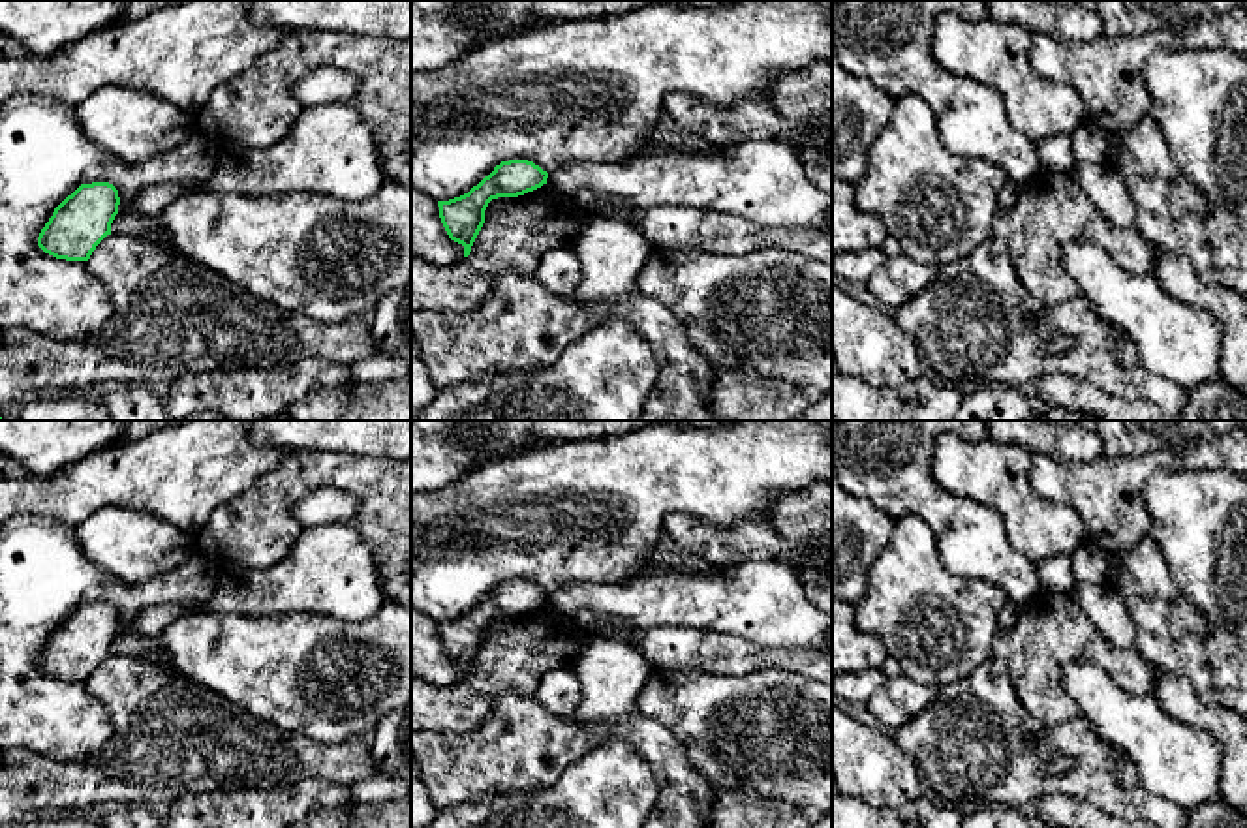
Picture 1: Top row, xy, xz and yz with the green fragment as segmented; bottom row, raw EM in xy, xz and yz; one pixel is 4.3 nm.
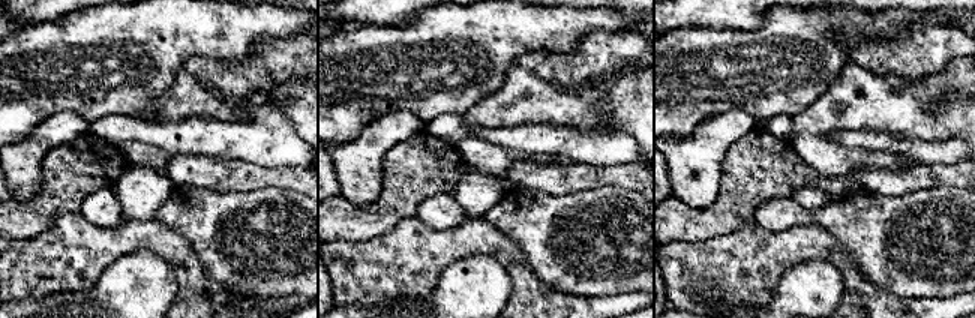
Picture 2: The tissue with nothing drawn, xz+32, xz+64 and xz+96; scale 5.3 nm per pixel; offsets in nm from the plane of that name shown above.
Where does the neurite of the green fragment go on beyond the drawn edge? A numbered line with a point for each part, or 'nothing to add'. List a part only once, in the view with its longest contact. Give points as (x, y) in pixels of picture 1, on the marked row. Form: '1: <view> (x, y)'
nothing to add

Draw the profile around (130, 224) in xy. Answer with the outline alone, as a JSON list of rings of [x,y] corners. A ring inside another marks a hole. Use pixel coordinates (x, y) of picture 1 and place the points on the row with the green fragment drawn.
[[[122,212],[116,214],[111,223],[113,235],[126,235],[126,237],[137,237],[146,238],[146,231],[152,227],[150,218],[143,218],[137,212]]]

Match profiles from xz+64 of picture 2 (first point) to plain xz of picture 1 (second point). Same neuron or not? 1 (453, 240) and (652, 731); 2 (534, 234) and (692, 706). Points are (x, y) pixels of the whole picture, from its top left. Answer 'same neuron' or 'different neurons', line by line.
1: same neuron
2: same neuron

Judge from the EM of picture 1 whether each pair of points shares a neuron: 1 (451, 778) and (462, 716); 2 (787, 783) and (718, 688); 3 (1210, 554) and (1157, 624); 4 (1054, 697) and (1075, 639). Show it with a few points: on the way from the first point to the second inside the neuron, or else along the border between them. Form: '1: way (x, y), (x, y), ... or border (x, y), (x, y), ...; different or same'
1: border (494, 703), (489, 716), (470, 731), (431, 731); different
2: way (776, 759), (729, 712); same
3: border (1161, 552), (1174, 586), (1212, 624); different
4: way (1050, 682), (1050, 663), (1060, 654); same

